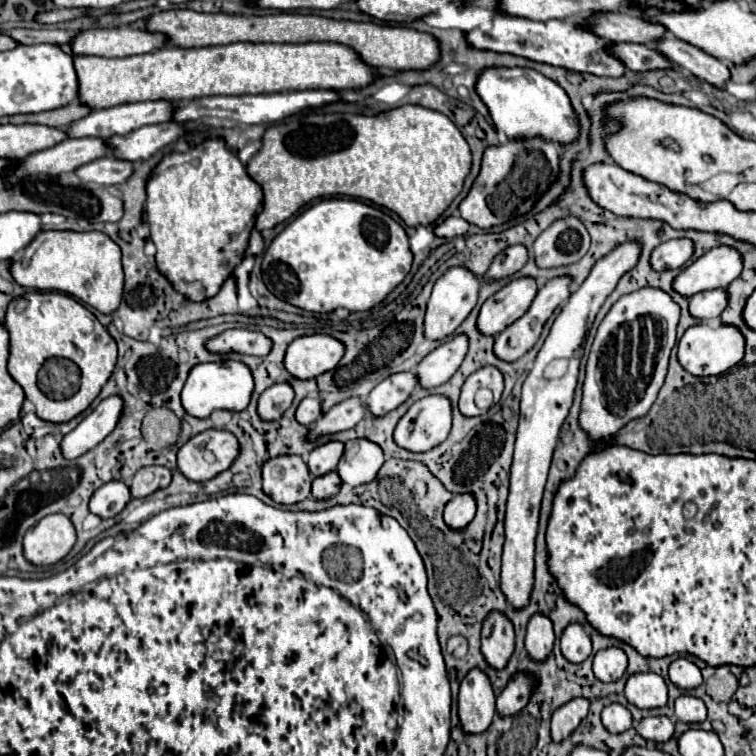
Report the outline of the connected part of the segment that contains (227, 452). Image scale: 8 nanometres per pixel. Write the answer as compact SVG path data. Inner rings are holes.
M205 430L179 448L177 468L193 482L207 482L227 470L237 454L239 442L231 432Z

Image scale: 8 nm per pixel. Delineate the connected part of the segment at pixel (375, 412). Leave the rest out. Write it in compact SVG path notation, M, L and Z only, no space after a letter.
M413 372L393 374L369 392L369 396L365 398L365 408L371 416L385 416L387 412L403 404L413 388L417 388L417 376Z

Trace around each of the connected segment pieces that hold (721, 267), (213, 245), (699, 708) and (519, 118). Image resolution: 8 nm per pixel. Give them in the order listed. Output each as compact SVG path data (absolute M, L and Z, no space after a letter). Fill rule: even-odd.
M717 246L683 268L673 280L673 290L683 298L691 298L703 290L727 288L741 274L741 254L729 246Z
M221 138L205 140L185 154L167 154L149 178L149 200L145 204L147 224L151 230L149 238L157 248L157 270L173 284L179 294L187 296L193 302L213 298L221 290L223 282L235 274L235 266L243 260L255 218L261 212L261 202L261 186L249 178L245 166Z
M683 694L675 702L675 716L677 716L677 720L681 720L685 724L703 722L707 718L707 708L705 708L703 700Z
M487 68L477 80L477 94L487 104L493 124L509 140L543 138L571 144L579 138L581 124L567 92L553 80L529 68Z

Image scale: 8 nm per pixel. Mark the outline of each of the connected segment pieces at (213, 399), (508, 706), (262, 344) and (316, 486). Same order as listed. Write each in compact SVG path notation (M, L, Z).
M227 360L227 362L209 362L209 364L197 364L181 390L181 404L187 414L195 418L209 418L213 410L233 410L241 412L247 408L253 392L253 376L251 370L243 362Z
M517 674L509 682L509 686L501 692L501 696L497 698L499 716L513 716L513 714L521 712L521 708L525 708L525 704L529 702L533 684L535 684L535 680L531 676Z
M225 330L217 334L215 338L207 340L205 348L213 354L251 354L251 356L265 356L269 352L269 338L265 338L261 332L251 332L251 330Z
M329 472L325 476L319 476L313 480L313 486L311 486L311 494L317 498L317 500L325 500L329 496L335 496L341 488L341 478L337 476L337 472Z

